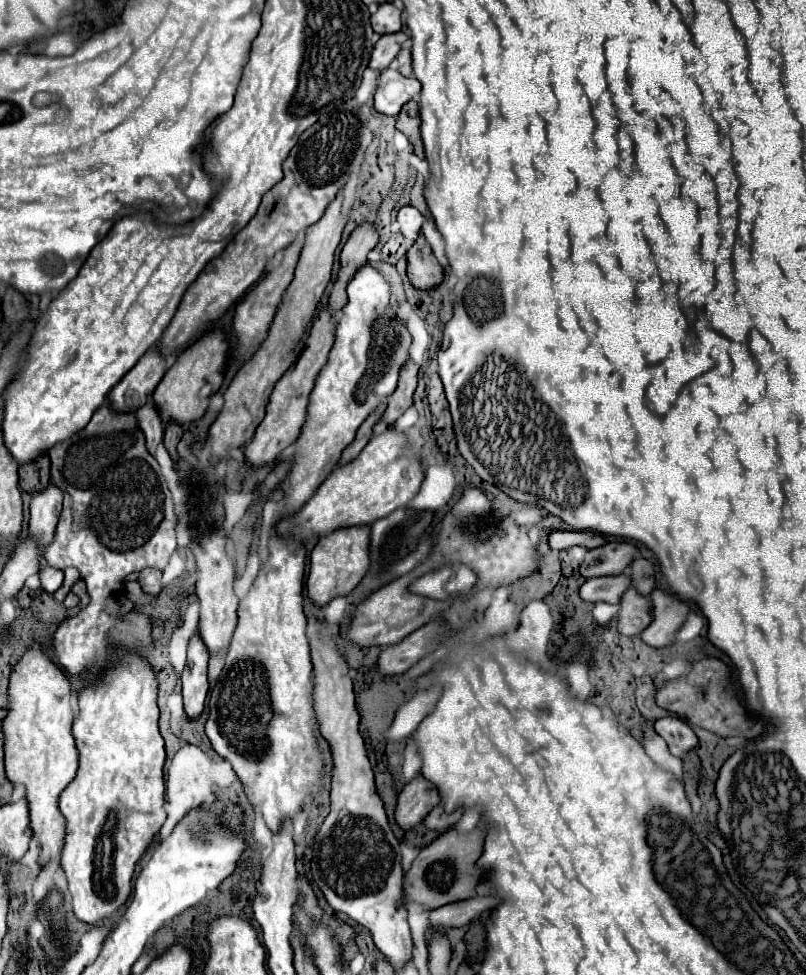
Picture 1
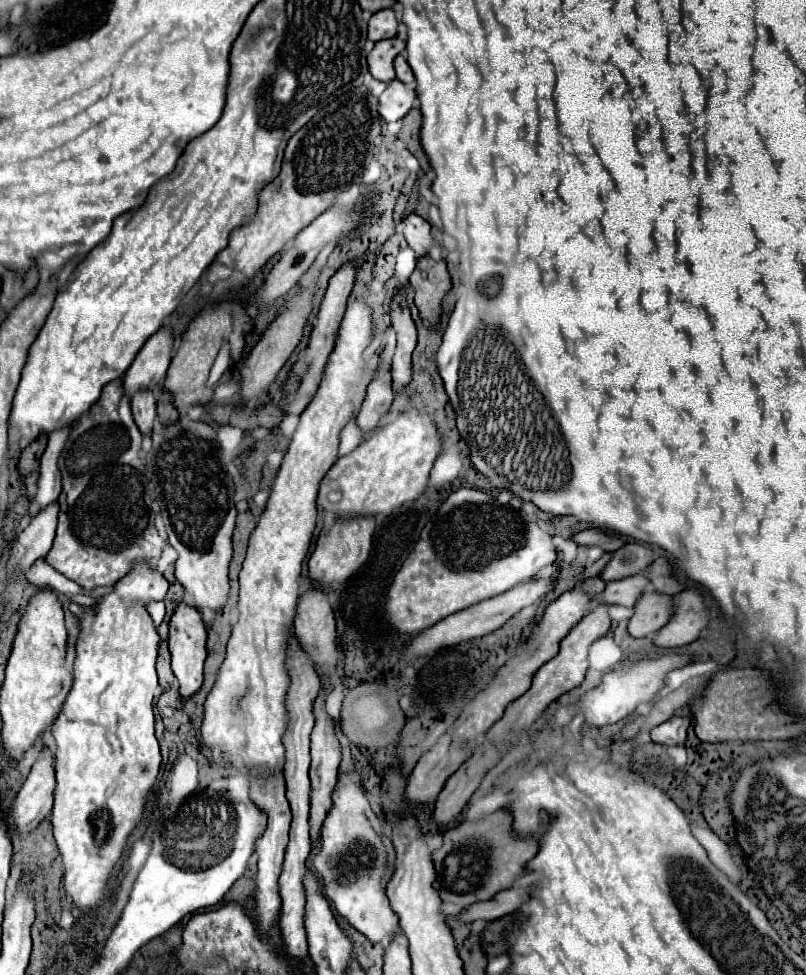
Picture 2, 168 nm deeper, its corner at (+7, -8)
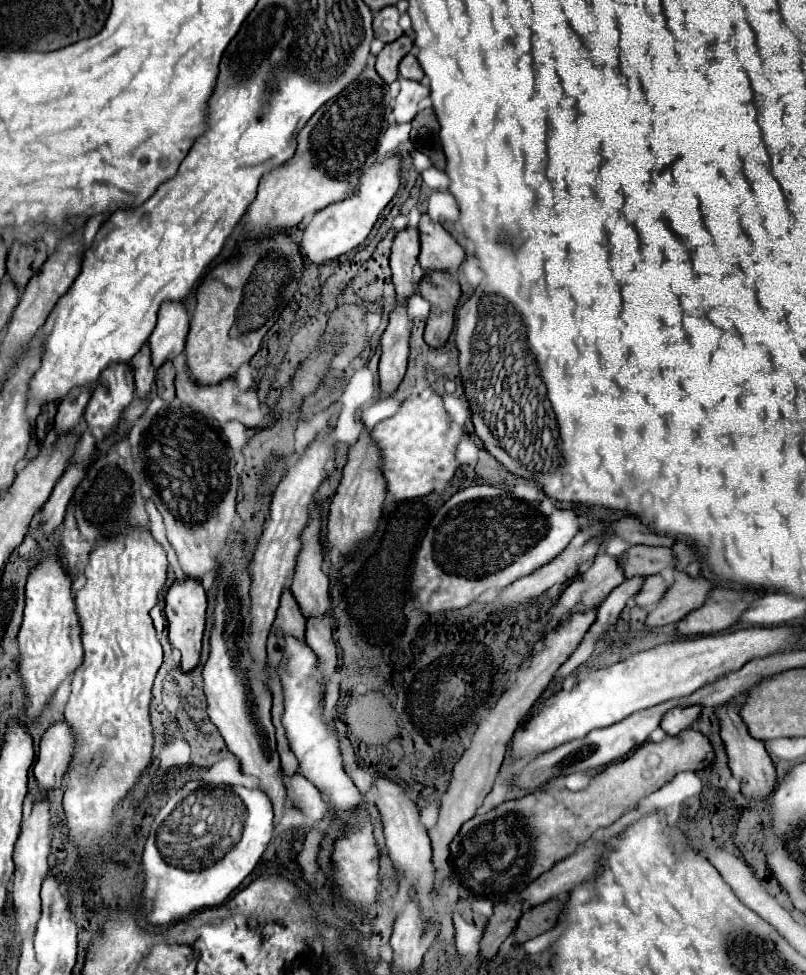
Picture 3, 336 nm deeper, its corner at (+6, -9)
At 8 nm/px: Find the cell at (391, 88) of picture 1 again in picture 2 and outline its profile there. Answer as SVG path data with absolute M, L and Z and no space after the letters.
M394 79L388 83L386 91L378 99L378 113L386 121L400 121L412 109L414 101L416 101L414 89L406 87L398 79Z

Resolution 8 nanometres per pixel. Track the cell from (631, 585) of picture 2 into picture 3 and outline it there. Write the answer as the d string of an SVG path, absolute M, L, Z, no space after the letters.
M655 574L655 576L647 576L641 592L635 596L635 602L637 606L643 606L643 608L649 608L649 606L655 606L667 592L669 584L663 580L661 574Z

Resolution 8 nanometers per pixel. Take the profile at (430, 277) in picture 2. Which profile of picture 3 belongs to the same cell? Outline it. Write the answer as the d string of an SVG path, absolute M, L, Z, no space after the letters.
M429 272L421 280L421 294L431 304L425 328L425 342L431 348L443 348L453 332L455 308L461 298L461 286L447 272Z

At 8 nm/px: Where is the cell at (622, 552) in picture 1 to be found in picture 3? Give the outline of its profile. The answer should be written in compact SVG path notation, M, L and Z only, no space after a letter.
M633 546L621 556L625 576L651 576L659 574L665 568L675 568L675 554L671 548L653 548L653 546Z

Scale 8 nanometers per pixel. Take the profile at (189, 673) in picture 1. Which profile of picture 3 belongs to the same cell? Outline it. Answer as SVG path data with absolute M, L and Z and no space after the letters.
M181 578L175 580L169 592L165 594L165 616L167 616L167 628L169 628L169 642L181 652L181 668L193 670L199 662L201 654L201 640L205 630L205 610L207 610L207 596L199 580Z

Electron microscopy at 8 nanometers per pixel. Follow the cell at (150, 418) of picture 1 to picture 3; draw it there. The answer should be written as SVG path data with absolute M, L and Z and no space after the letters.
M145 344L135 358L131 360L133 366L133 374L135 374L135 386L137 386L137 396L145 398L155 382L155 368L151 364L151 350L149 344Z

